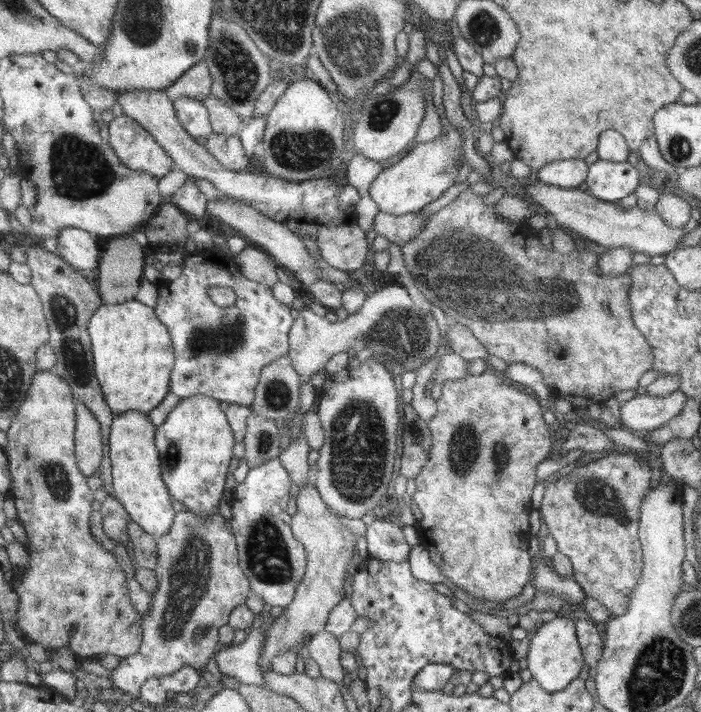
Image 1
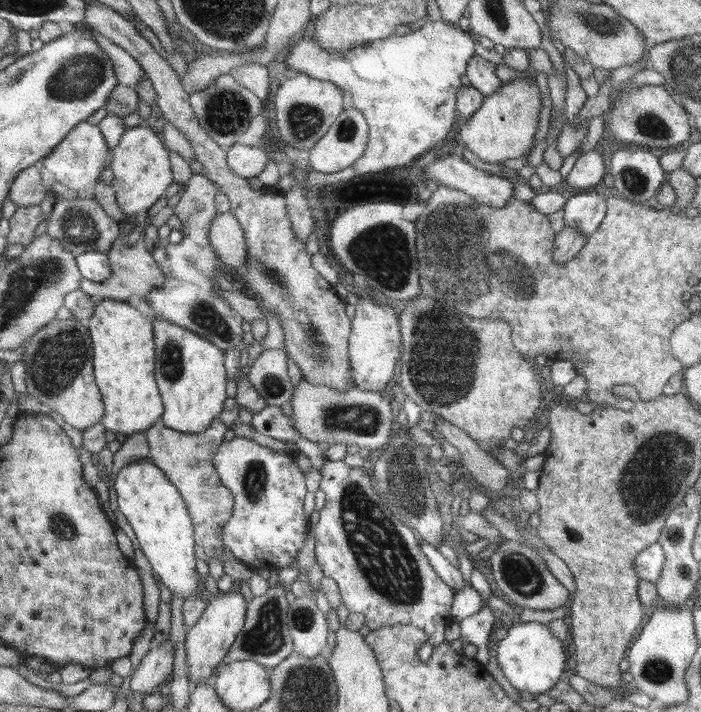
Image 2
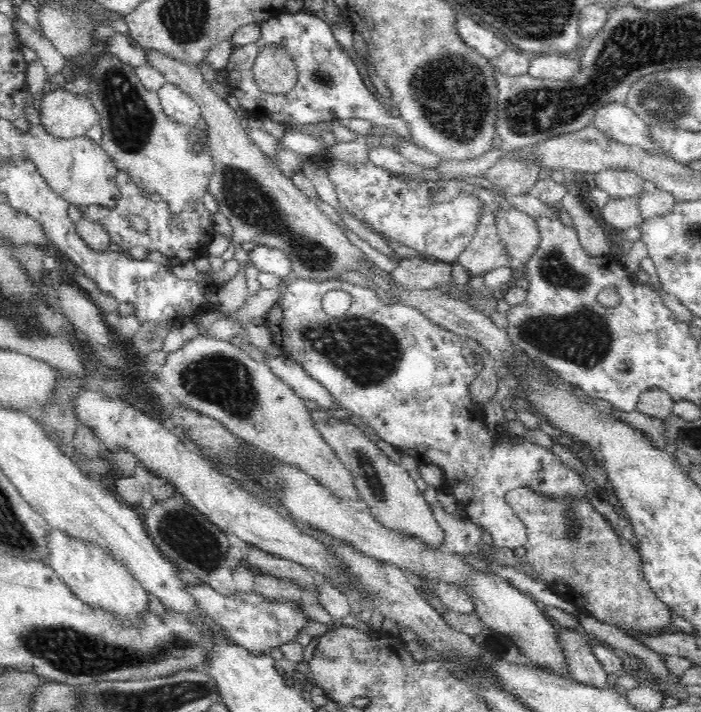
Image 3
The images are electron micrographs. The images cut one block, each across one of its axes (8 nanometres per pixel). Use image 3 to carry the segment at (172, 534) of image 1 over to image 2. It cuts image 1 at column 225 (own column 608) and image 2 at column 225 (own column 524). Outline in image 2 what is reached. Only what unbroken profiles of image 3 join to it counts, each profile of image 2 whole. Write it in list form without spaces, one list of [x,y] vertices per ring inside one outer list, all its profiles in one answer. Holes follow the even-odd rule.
[[[159,419],[154,426],[151,426],[145,433],[147,434],[147,441],[149,444],[148,460],[166,476],[167,480],[178,490],[181,498],[189,512],[190,520],[192,522],[195,538],[195,558],[200,558],[206,563],[211,558],[219,558],[224,561],[226,559],[223,553],[225,547],[222,538],[220,538],[220,529],[230,521],[233,513],[234,500],[232,494],[221,484],[220,477],[214,471],[214,456],[219,446],[222,446],[227,428],[222,425],[222,421],[214,420],[213,424],[209,426],[201,434],[192,434],[186,432],[178,432],[168,428]]]

